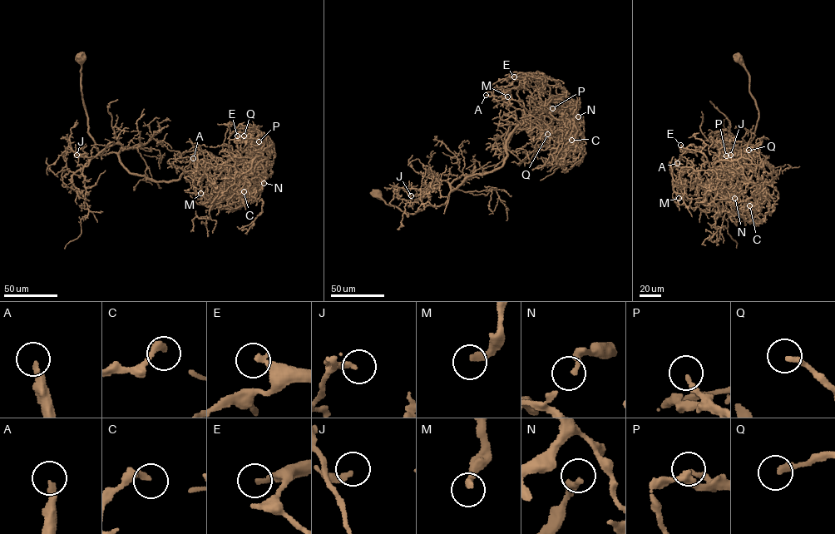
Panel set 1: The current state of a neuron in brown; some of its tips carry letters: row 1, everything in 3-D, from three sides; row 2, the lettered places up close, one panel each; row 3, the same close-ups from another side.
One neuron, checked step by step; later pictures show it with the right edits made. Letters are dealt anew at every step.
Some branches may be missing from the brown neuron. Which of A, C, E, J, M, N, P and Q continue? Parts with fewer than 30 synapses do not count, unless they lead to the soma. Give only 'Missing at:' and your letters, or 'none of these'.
Missing at: A, E, M

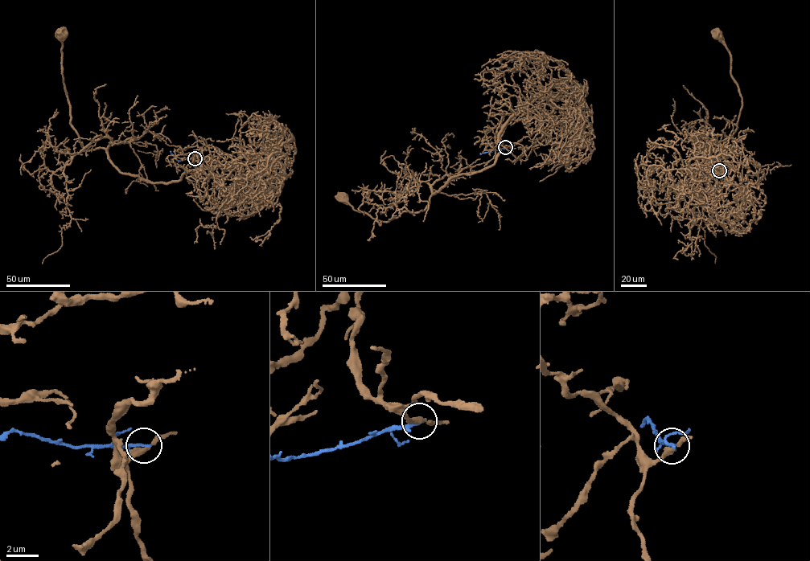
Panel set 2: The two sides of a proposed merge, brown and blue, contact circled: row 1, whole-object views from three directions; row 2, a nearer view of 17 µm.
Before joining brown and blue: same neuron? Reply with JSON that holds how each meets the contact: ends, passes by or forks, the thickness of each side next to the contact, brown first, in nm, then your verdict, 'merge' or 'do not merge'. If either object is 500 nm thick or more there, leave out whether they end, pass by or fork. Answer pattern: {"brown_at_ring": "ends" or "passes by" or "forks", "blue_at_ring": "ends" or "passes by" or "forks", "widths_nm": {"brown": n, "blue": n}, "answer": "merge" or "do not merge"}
{"brown_at_ring": "passes by", "blue_at_ring": "ends", "widths_nm": {"brown": 280, "blue": 240}, "answer": "do not merge"}

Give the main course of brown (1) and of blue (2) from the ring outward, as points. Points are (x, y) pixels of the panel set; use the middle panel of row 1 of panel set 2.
1: (505, 147), (500, 110), (494, 163), (454, 176), (425, 209), (383, 221), (343, 197)
2: (505, 147), (480, 153)

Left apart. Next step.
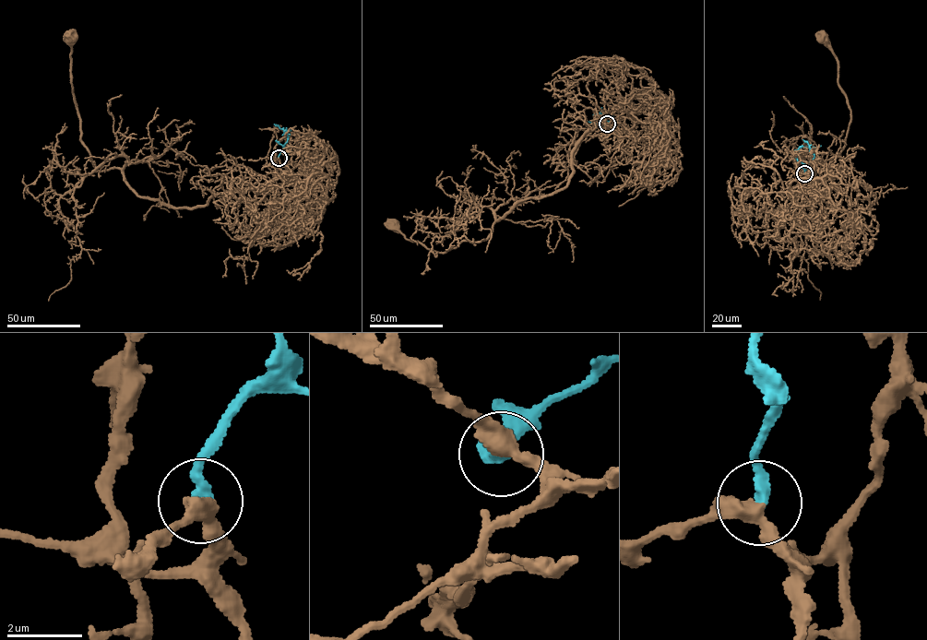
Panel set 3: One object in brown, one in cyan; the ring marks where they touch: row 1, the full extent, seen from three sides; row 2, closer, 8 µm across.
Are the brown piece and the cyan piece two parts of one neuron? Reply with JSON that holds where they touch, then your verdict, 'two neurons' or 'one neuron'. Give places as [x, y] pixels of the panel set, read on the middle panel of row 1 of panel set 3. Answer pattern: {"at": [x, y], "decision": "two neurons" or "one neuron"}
{"at": [607, 124], "decision": "one neuron"}

